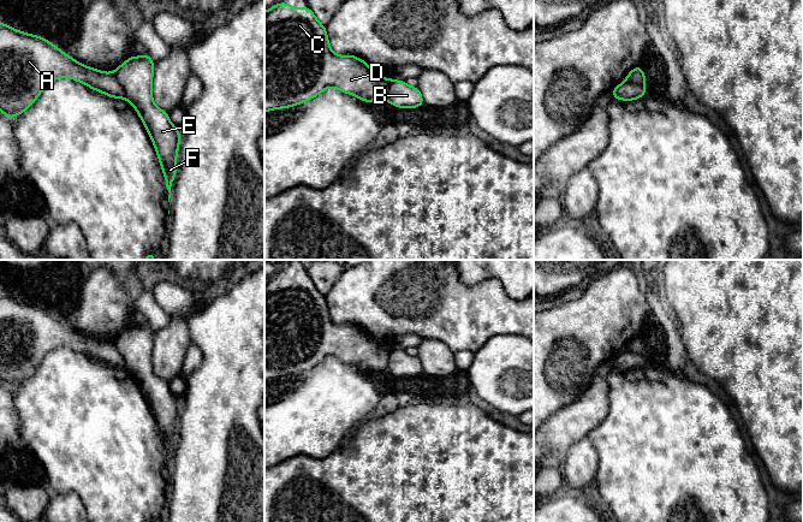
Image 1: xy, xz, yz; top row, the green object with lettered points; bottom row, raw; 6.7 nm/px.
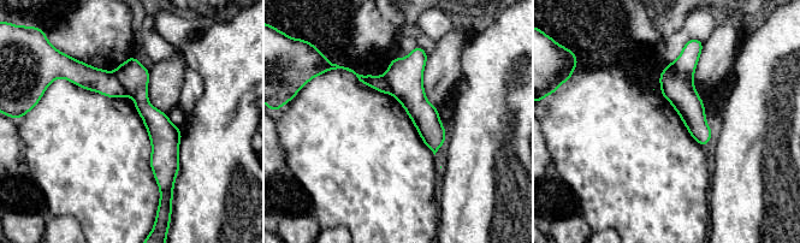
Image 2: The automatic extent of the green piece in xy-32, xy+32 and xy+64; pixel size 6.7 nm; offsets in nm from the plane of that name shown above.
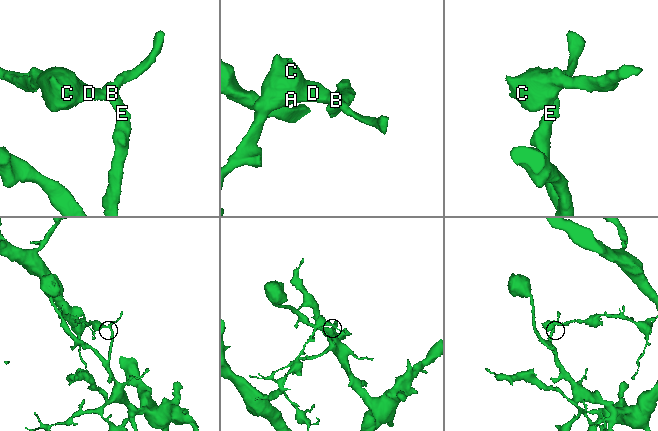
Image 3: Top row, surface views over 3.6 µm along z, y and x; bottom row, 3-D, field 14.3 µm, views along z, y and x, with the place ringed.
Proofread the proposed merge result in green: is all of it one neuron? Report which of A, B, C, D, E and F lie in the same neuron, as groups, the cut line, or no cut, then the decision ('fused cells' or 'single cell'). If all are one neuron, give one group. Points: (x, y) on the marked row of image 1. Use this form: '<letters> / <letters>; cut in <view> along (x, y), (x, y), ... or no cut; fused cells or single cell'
A C D / B E F; cut in xy along (113, 73), (125, 98); fused cells

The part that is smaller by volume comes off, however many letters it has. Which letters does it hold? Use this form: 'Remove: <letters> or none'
Remove: A, C, D

